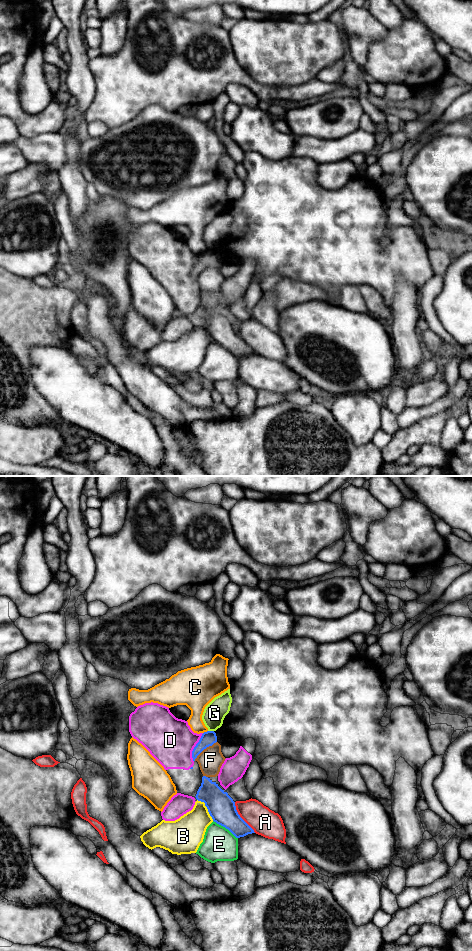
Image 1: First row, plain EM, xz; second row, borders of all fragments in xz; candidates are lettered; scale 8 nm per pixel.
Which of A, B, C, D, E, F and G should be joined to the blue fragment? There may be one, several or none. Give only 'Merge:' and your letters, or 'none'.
Merge: none

